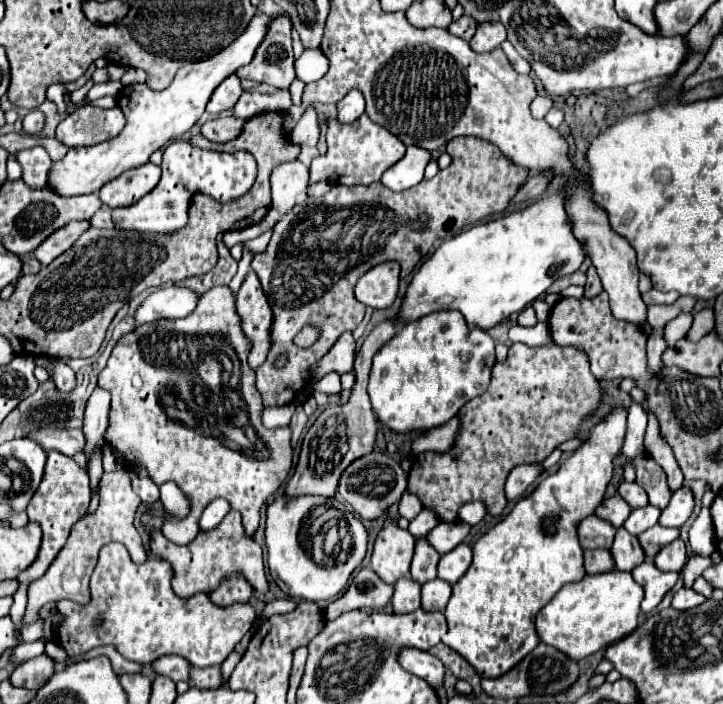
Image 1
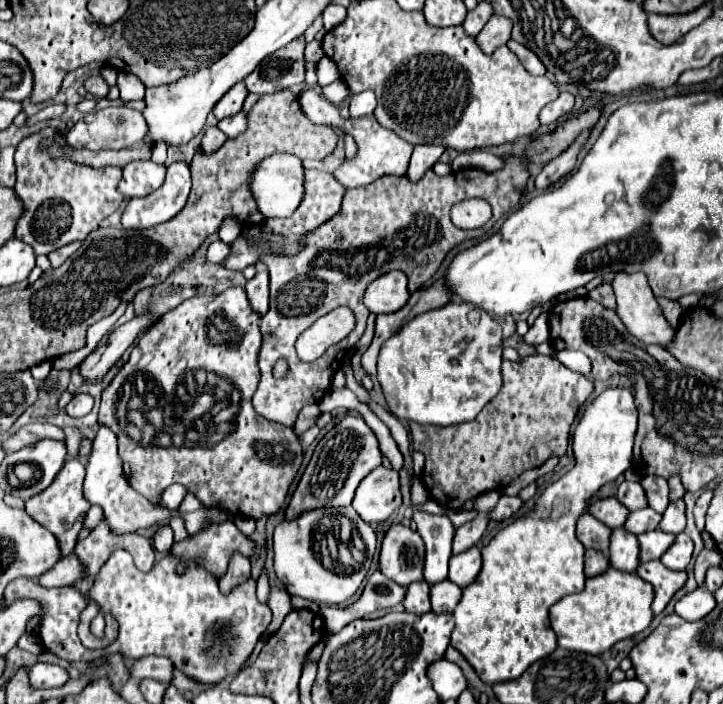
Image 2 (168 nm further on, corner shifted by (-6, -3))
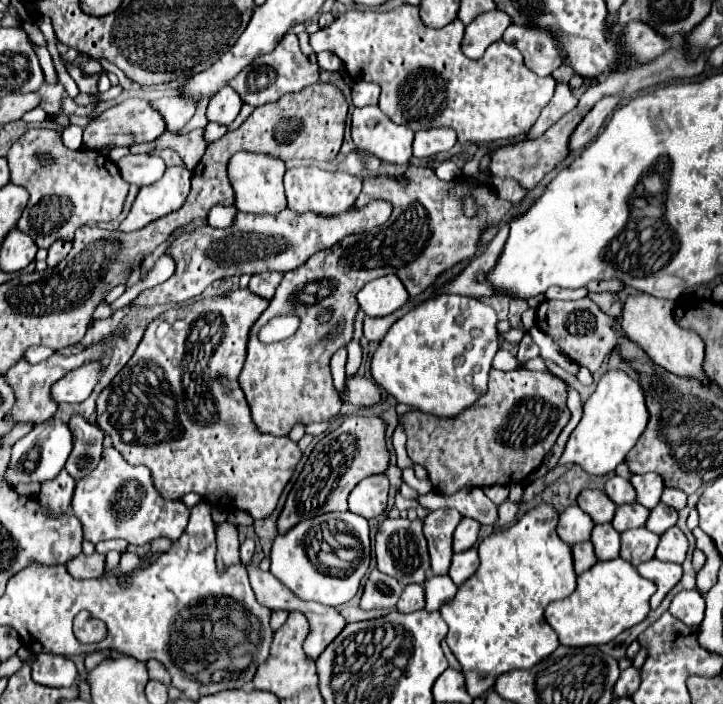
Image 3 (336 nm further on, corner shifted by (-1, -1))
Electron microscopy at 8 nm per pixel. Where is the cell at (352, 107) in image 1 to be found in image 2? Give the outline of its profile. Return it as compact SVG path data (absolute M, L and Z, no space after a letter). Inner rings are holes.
M360 92L350 96L350 116L366 116L372 114L376 108L376 96L372 92Z

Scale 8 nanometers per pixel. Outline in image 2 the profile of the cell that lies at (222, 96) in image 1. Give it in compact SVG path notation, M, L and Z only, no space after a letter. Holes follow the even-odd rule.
M238 82L232 90L228 90L228 94L214 106L214 116L218 120L222 118L230 118L234 114L238 114L242 110L242 104L244 104L244 98L248 96L248 90L244 86L244 82Z

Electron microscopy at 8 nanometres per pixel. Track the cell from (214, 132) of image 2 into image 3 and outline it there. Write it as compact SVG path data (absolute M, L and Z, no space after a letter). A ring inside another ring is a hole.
M197 128L191 130L187 134L171 134L171 132L163 132L155 142L147 142L147 144L135 144L135 146L117 146L109 150L109 158L113 162L117 162L119 158L127 156L127 154L139 154L139 152L153 152L159 148L173 148L185 162L185 166L189 170L193 170L197 166L197 162L201 160L201 156L205 154L207 148L207 140L203 138L205 128Z

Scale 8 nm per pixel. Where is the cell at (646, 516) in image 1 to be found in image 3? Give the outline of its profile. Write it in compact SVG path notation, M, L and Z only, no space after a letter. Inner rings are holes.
M637 502L635 504L623 504L623 506L617 506L617 512L615 512L615 518L613 518L611 524L617 532L625 532L625 530L631 530L631 528L641 528L641 526L645 526L649 514L651 512Z

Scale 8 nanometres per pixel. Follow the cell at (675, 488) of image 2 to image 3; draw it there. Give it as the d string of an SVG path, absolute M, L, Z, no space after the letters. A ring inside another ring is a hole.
M665 488L663 490L663 496L661 496L661 502L673 506L675 510L681 510L685 504L687 504L687 496L675 488Z

